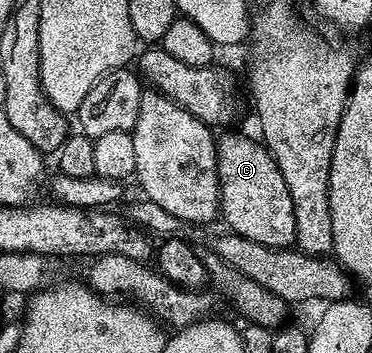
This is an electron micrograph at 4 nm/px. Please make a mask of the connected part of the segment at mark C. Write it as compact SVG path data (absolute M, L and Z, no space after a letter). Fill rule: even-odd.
M227 134L218 139L215 147L215 160L219 173L219 212L222 221L227 221L226 229L232 234L239 234L257 244L267 245L271 249L285 250L295 246L297 220L293 216L293 196L281 176L281 168L273 160L262 141L246 138L243 134Z

